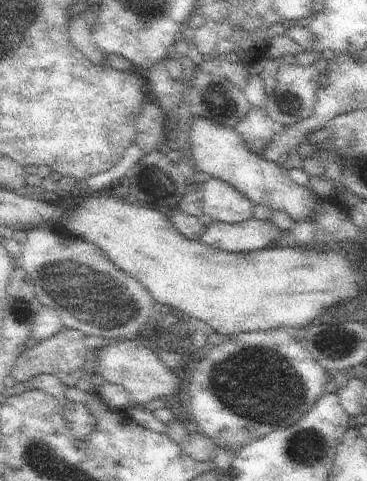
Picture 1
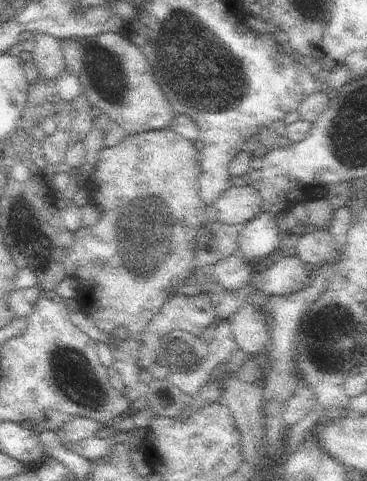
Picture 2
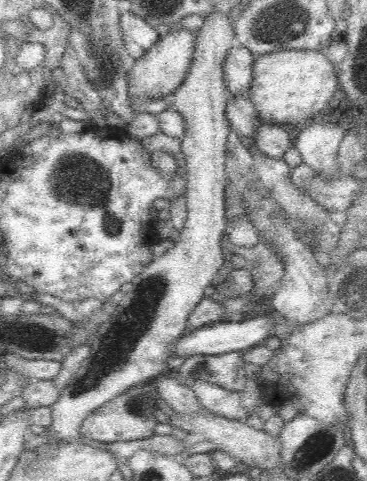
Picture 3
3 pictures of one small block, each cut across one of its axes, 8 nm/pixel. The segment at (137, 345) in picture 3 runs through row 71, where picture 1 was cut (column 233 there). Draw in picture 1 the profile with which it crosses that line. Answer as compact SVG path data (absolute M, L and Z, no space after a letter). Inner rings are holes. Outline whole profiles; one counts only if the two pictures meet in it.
M203 178L201 184L203 194L203 214L209 216L213 222L227 222L227 224L243 224L253 218L253 204L245 200L243 194L235 192L221 180Z

